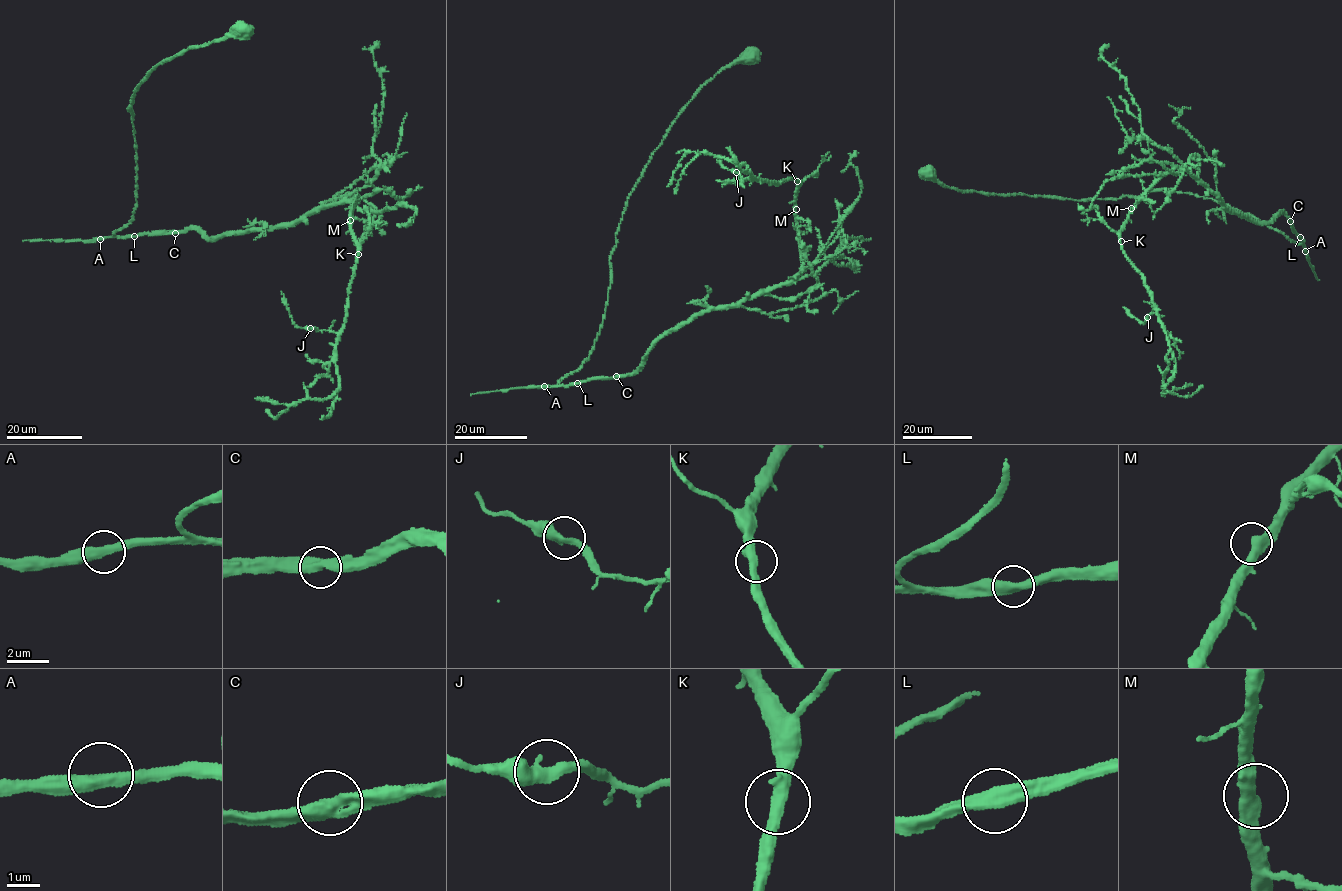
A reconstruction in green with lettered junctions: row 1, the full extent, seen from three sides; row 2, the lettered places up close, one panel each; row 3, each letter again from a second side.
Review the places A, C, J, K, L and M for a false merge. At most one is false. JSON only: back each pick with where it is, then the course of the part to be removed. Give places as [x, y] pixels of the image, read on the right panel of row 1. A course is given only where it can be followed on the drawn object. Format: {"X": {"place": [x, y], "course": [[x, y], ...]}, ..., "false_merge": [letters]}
{"false_merge": []}

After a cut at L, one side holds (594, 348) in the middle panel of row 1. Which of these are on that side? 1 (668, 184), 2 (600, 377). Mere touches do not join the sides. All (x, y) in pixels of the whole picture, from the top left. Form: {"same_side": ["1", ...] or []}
{"same_side": []}

